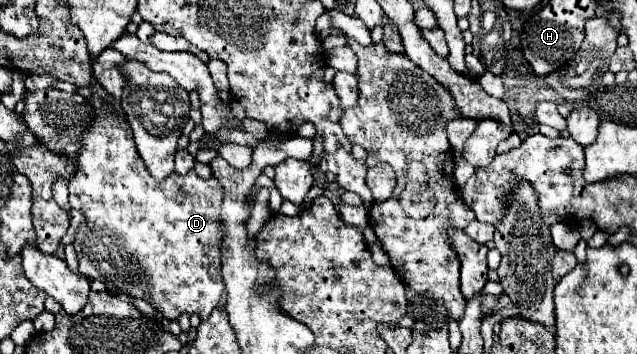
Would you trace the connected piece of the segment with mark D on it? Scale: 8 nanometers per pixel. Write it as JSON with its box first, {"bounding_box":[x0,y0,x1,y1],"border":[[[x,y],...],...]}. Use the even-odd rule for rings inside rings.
{"bounding_box":[69,94,225,320],"border":[[[91,94],[89,102],[93,104],[95,118],[91,120],[91,124],[85,128],[85,132],[79,138],[81,150],[77,152],[77,172],[69,180],[69,204],[71,204],[71,208],[83,212],[83,216],[85,216],[85,224],[81,224],[77,228],[75,240],[73,240],[73,248],[75,248],[77,260],[79,260],[79,272],[83,276],[87,276],[89,280],[101,280],[105,284],[107,292],[111,292],[113,296],[125,294],[125,296],[133,296],[133,298],[139,298],[139,300],[149,302],[151,306],[155,306],[169,320],[177,320],[179,314],[183,314],[183,312],[187,312],[187,314],[199,314],[201,320],[209,318],[209,314],[217,308],[219,298],[221,298],[221,292],[225,288],[223,286],[223,280],[221,280],[221,228],[219,228],[219,210],[221,210],[221,200],[223,200],[221,182],[217,178],[203,180],[203,178],[197,176],[195,170],[187,172],[185,176],[179,176],[179,174],[173,172],[163,182],[155,182],[153,176],[147,172],[141,156],[137,154],[137,148],[135,148],[135,142],[133,142],[133,132],[131,132],[129,122],[123,116],[119,116],[113,110],[113,106],[109,102],[105,102],[99,94]]]}

